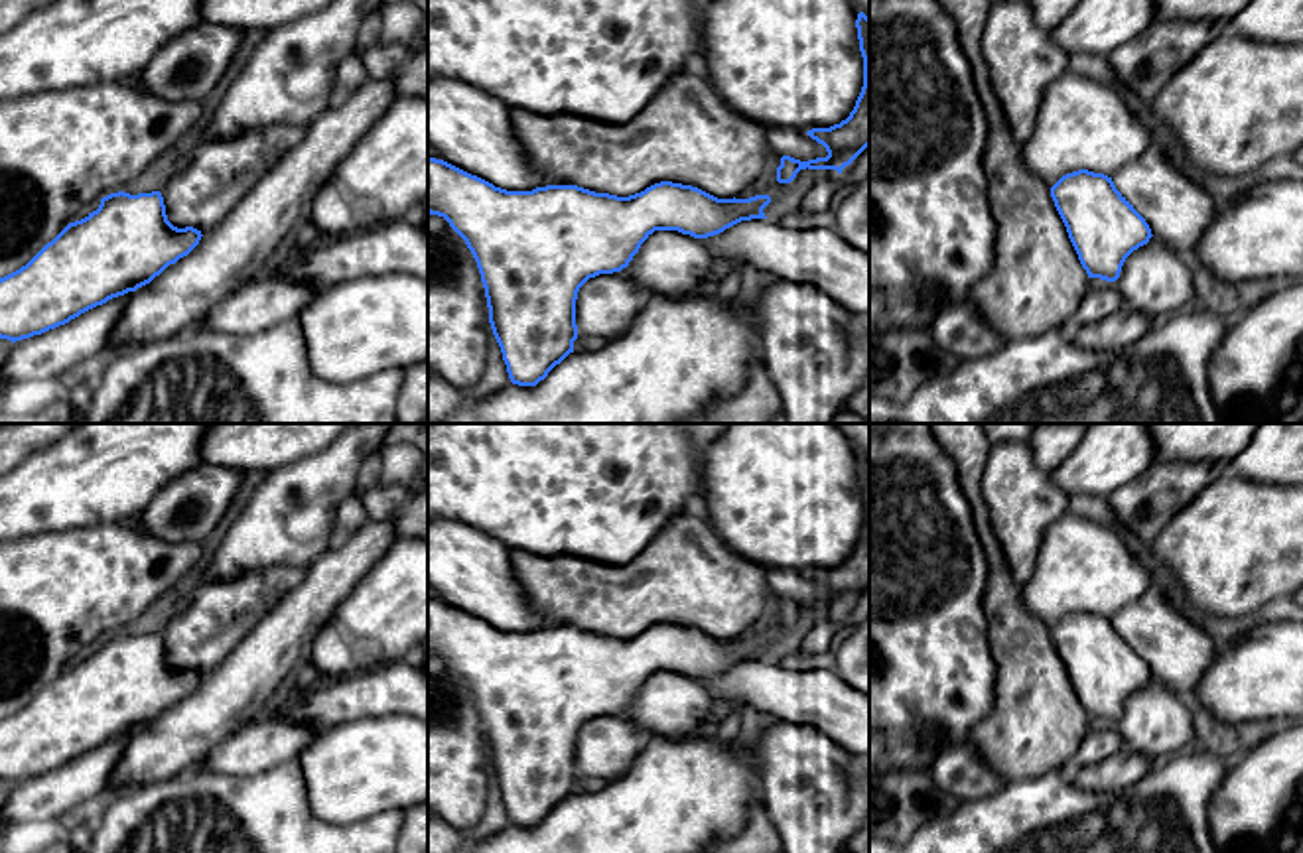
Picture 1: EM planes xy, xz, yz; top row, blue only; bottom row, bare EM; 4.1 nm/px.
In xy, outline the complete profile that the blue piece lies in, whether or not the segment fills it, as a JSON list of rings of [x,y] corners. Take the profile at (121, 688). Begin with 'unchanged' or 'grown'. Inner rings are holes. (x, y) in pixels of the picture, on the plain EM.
unchanged; [[[160,632],[103,638],[97,652],[69,664],[26,707],[0,719],[0,780],[16,784],[41,776],[112,739],[136,733],[187,697],[201,678],[193,668],[177,670],[168,662]]]

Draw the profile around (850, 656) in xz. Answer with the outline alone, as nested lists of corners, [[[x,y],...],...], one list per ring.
[[[869,619],[842,630],[828,662],[848,686],[869,695]]]

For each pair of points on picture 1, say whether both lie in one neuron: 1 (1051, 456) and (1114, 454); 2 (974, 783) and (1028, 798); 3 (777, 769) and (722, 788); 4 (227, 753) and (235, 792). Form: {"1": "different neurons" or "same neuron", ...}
{"1": "different neurons", "2": "different neurons", "3": "different neurons", "4": "different neurons"}

